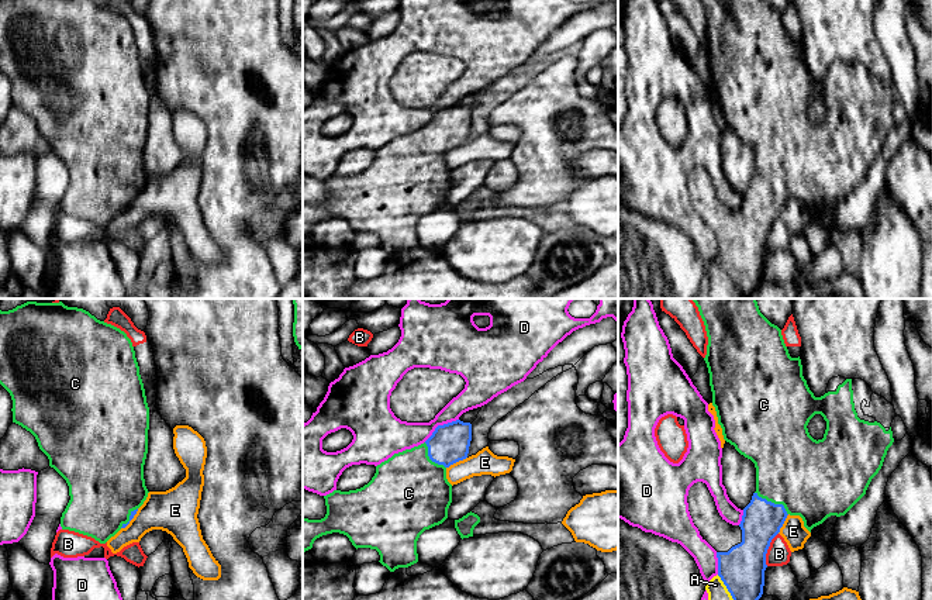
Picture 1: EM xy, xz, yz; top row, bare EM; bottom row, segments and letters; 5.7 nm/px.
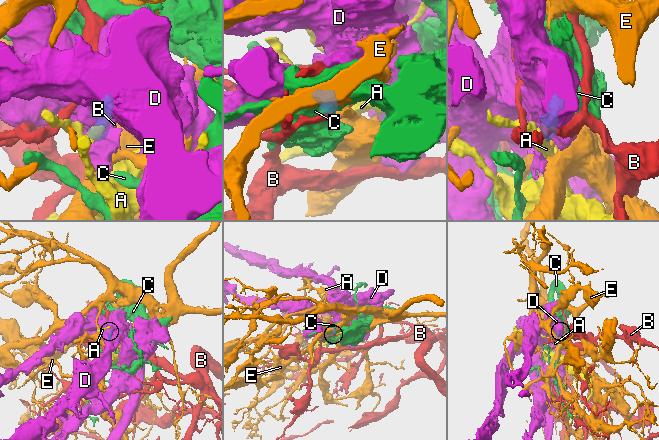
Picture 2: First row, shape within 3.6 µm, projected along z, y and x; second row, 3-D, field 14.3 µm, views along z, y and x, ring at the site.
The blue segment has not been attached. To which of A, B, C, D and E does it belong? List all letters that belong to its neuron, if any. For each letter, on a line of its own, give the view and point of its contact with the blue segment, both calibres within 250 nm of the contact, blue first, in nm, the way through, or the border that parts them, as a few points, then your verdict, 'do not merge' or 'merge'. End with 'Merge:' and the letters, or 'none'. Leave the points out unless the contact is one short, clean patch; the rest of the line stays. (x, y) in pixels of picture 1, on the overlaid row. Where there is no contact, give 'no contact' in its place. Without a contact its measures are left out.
A: contact yz (727, 588); calibres 260 and 110 nm; border yz (717, 575), (734, 599); do not merge
B: contact yz (767, 548); calibres 260 and 130 nm; border yz (777, 533), (767, 550), (766, 565); do not merge
C: contact yz (773, 503); calibres 220 and 440 nm; way yz (762, 520), (773, 503), (807, 476); merge
D: contact xz (439, 426); calibres 220 and 180 nm; do not merge
E: contact xz (456, 461); calibres 220 and 140 nm; border xz (466, 457), (446, 468); do not merge
Merge: C

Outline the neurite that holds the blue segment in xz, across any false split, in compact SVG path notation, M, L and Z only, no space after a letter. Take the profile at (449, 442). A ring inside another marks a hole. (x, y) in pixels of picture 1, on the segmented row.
M460 420L438 425L421 445L394 454L376 466L372 480L360 489L334 490L324 496L327 514L321 520L303 518L303 552L313 548L317 538L339 532L358 548L376 549L380 563L390 572L418 562L420 535L448 518L452 503L452 485L446 469L467 458L472 441L472 424Z

